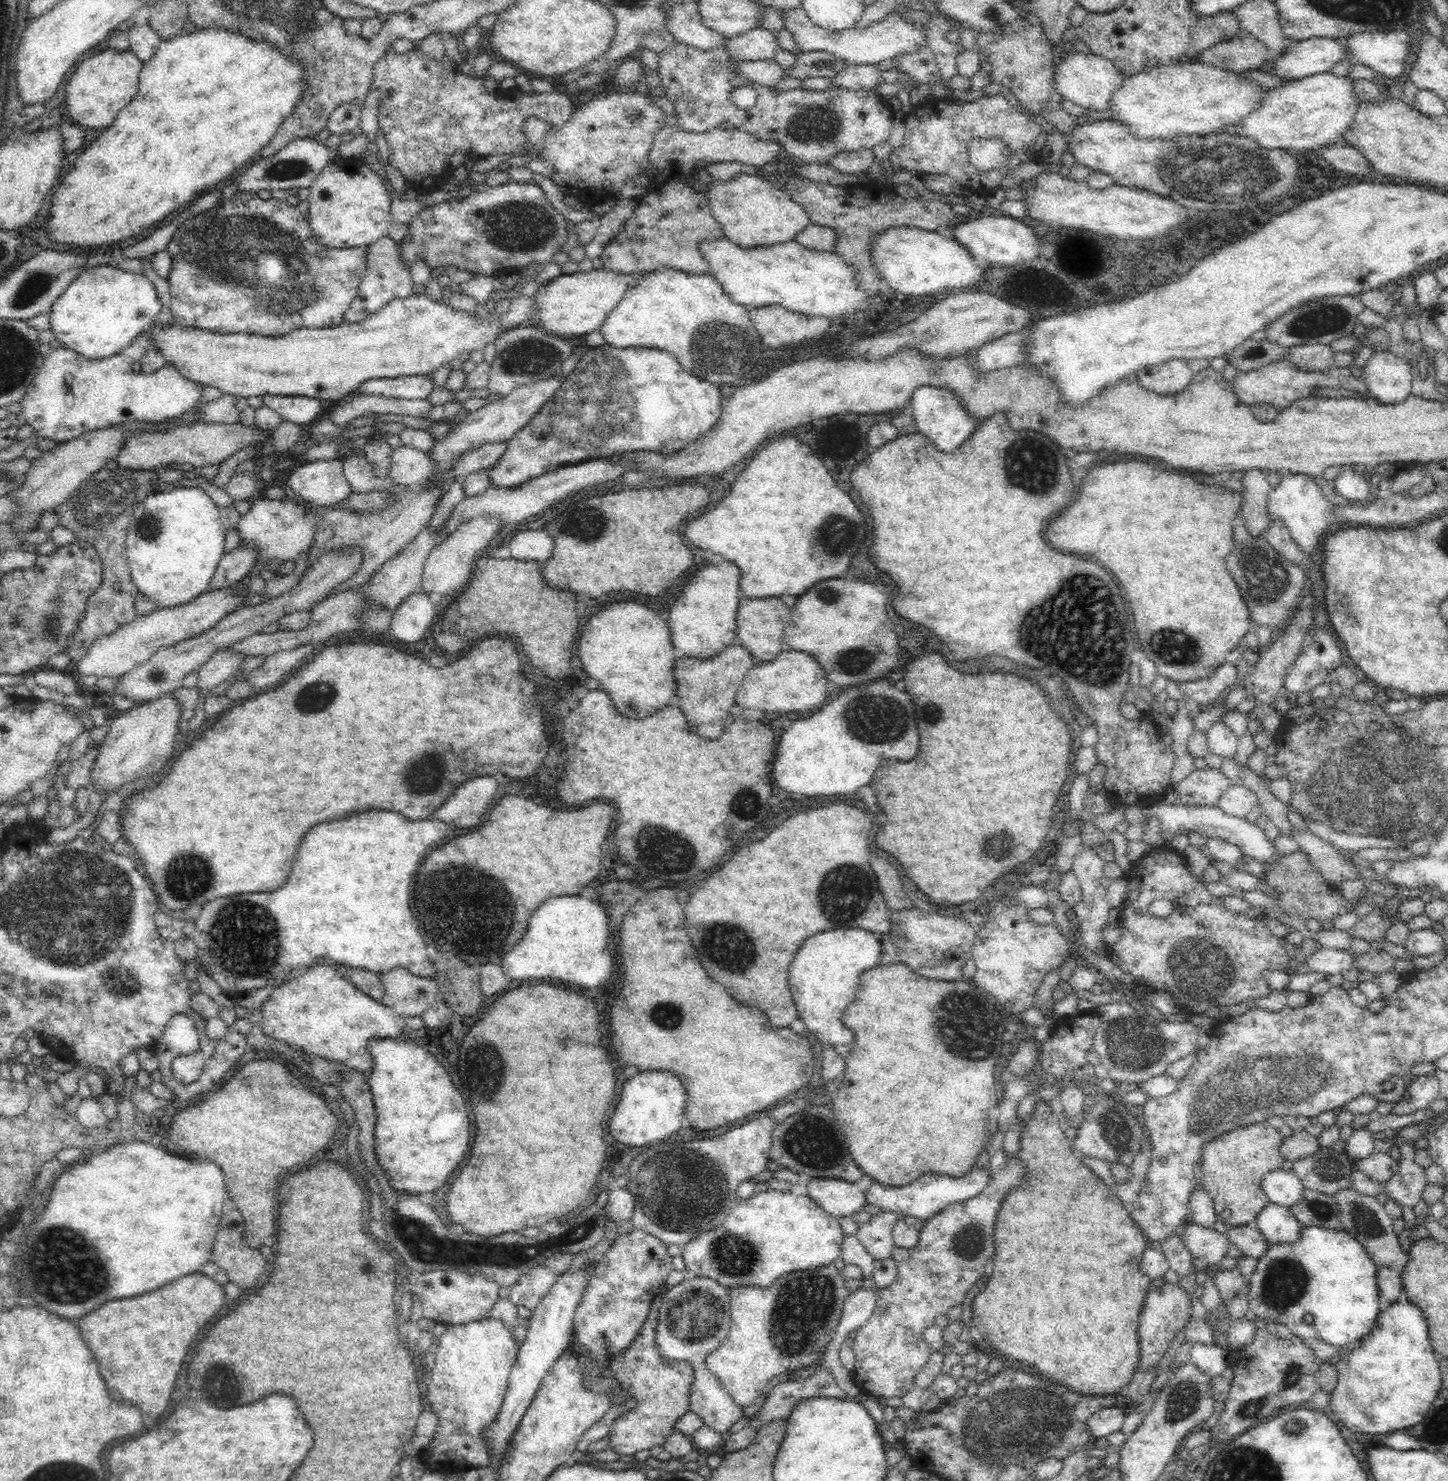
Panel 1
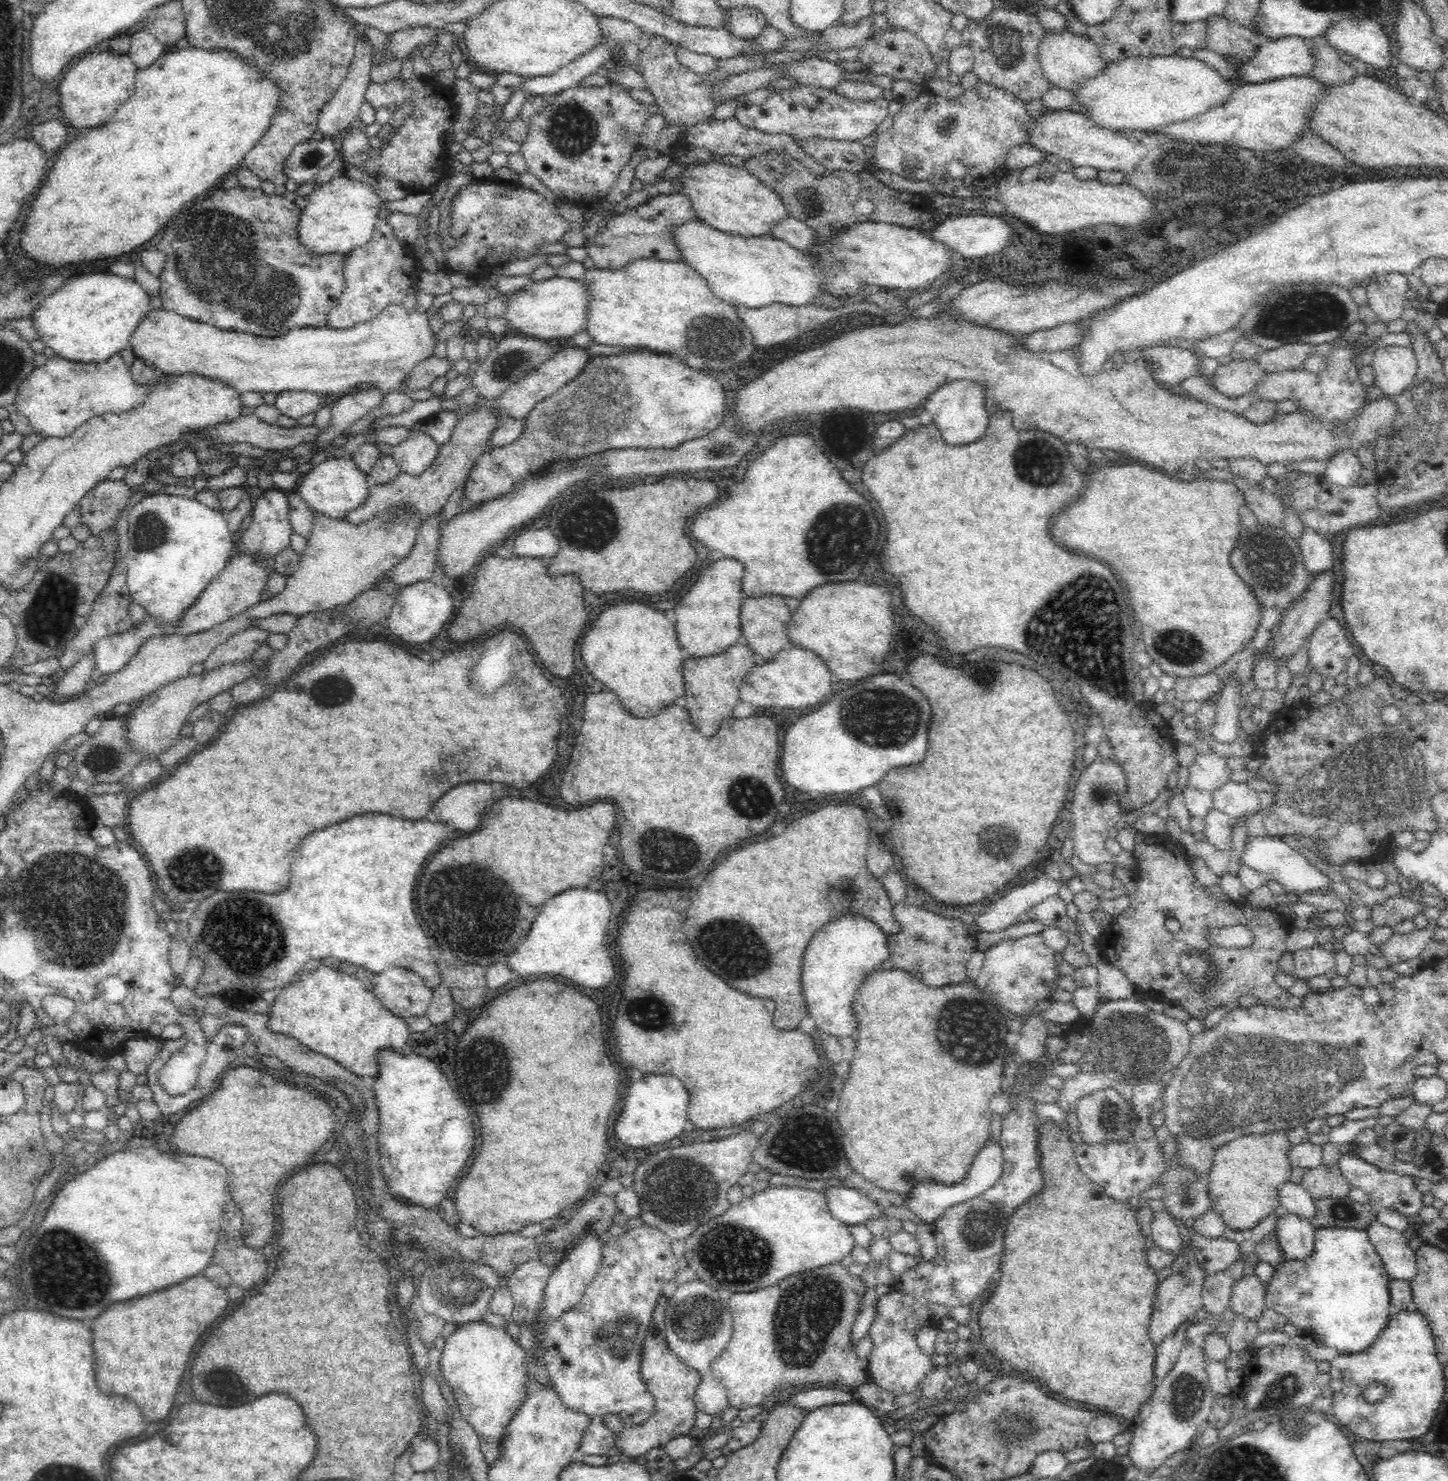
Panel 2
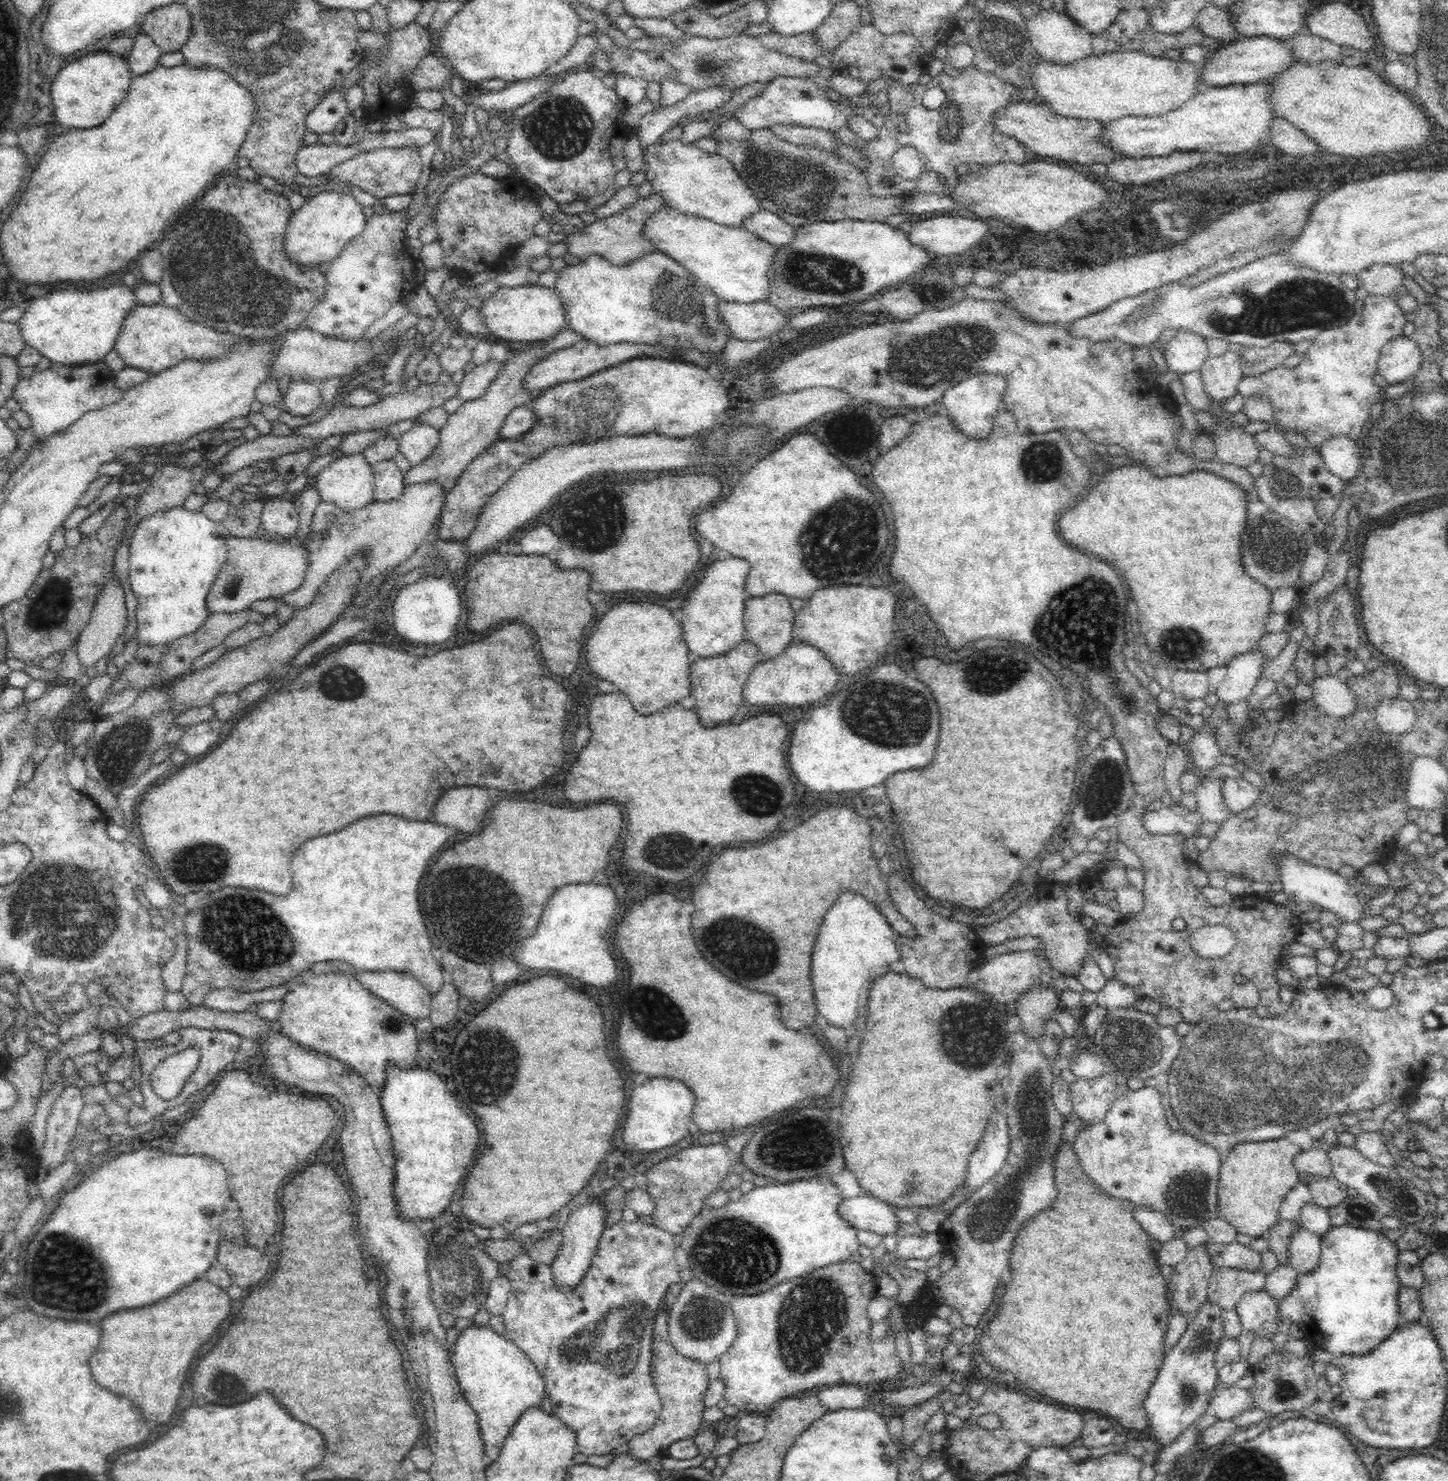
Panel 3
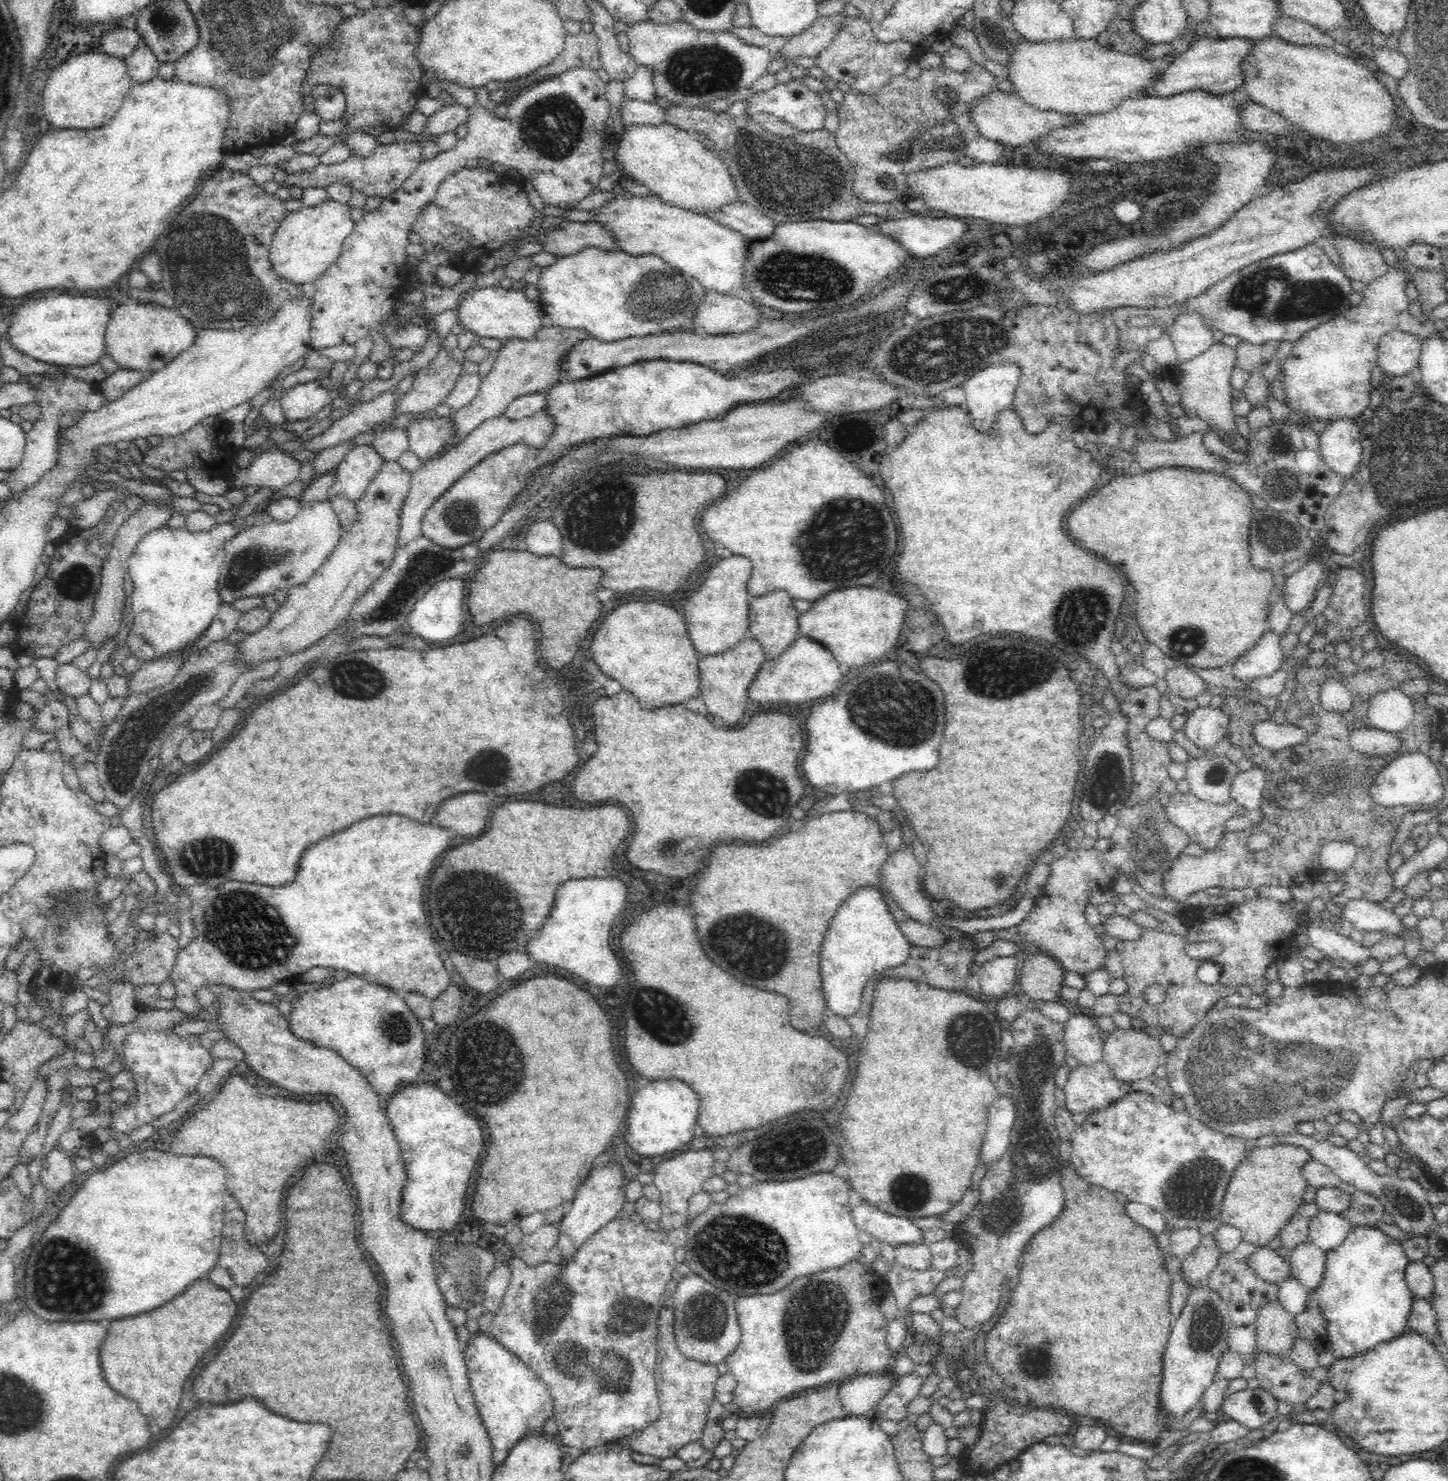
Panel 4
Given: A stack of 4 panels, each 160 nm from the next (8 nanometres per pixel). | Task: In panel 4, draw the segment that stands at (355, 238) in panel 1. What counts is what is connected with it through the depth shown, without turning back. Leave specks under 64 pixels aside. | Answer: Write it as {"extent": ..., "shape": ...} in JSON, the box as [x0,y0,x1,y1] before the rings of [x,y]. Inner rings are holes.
{"extent":[270,198,356,284],"shape":[[[332,198],[318,202],[316,206],[302,206],[289,211],[274,233],[270,247],[270,262],[276,274],[296,284],[314,282],[322,272],[340,256],[343,242],[354,230],[356,222],[351,218],[348,205]]]}

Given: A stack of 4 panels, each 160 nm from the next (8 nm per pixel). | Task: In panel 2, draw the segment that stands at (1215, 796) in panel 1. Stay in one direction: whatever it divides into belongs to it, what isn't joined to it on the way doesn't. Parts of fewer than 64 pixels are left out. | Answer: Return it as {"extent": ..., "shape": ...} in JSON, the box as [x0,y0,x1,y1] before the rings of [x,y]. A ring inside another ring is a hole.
{"extent":[1186,752,1230,794],"shape":[[[1198,752],[1193,763],[1189,764],[1186,787],[1194,787],[1212,794],[1230,781],[1230,774],[1225,758],[1213,752],[1208,754]]]}

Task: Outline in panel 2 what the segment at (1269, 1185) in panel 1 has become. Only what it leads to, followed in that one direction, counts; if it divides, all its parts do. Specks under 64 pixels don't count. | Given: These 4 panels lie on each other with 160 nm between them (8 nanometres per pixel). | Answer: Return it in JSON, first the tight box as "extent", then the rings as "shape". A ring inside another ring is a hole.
{"extent":[1277,1180,1316,1218],"shape":[[[1286,1180],[1277,1189],[1280,1206],[1285,1211],[1301,1216],[1302,1218],[1312,1218],[1316,1214],[1312,1196],[1302,1187],[1301,1183],[1294,1183]]]}

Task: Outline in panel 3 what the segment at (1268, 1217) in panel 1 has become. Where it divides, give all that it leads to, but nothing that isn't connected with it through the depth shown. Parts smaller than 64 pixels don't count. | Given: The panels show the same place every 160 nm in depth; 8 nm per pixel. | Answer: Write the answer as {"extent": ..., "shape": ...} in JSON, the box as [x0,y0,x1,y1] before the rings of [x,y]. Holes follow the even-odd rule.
{"extent":[1289,1225,1321,1272],"shape":[[[1302,1225],[1290,1234],[1289,1265],[1298,1272],[1310,1272],[1318,1266],[1321,1254],[1320,1237]]]}

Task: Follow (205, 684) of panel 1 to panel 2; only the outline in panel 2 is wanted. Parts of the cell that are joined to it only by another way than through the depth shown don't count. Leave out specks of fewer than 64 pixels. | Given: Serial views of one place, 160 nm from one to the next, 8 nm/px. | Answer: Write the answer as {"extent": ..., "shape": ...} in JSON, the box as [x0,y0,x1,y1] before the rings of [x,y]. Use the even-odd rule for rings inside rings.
{"extent":[203,627,268,673],"shape":[[[250,627],[241,633],[227,638],[218,645],[203,662],[204,673],[211,673],[214,669],[224,665],[250,659],[253,653],[264,644],[268,631],[260,627]]]}

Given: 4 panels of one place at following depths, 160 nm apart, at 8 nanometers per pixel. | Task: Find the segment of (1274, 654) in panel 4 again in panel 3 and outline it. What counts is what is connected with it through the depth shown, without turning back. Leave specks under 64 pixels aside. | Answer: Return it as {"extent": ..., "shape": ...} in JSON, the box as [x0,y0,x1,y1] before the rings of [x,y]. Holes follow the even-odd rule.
{"extent":[1213,648,1266,705],"shape":[[[1253,648],[1230,660],[1226,675],[1218,688],[1213,690],[1220,698],[1220,702],[1230,705],[1246,699],[1252,688],[1256,686],[1266,659],[1258,649]]]}

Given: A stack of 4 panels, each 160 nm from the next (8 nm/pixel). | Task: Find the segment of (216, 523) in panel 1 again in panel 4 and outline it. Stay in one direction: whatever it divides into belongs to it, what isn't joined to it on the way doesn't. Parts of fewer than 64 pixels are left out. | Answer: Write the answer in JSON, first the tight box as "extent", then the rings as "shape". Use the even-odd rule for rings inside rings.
{"extent":[127,507,267,660],"shape":[[[267,507],[254,510],[241,522],[218,523],[210,530],[194,532],[186,525],[171,528],[164,524],[150,530],[136,544],[130,555],[128,571],[134,583],[132,610],[134,624],[127,645],[135,656],[152,660],[187,648],[210,626],[220,604],[218,597],[219,568],[225,559],[226,543],[242,529],[260,523]]]}

